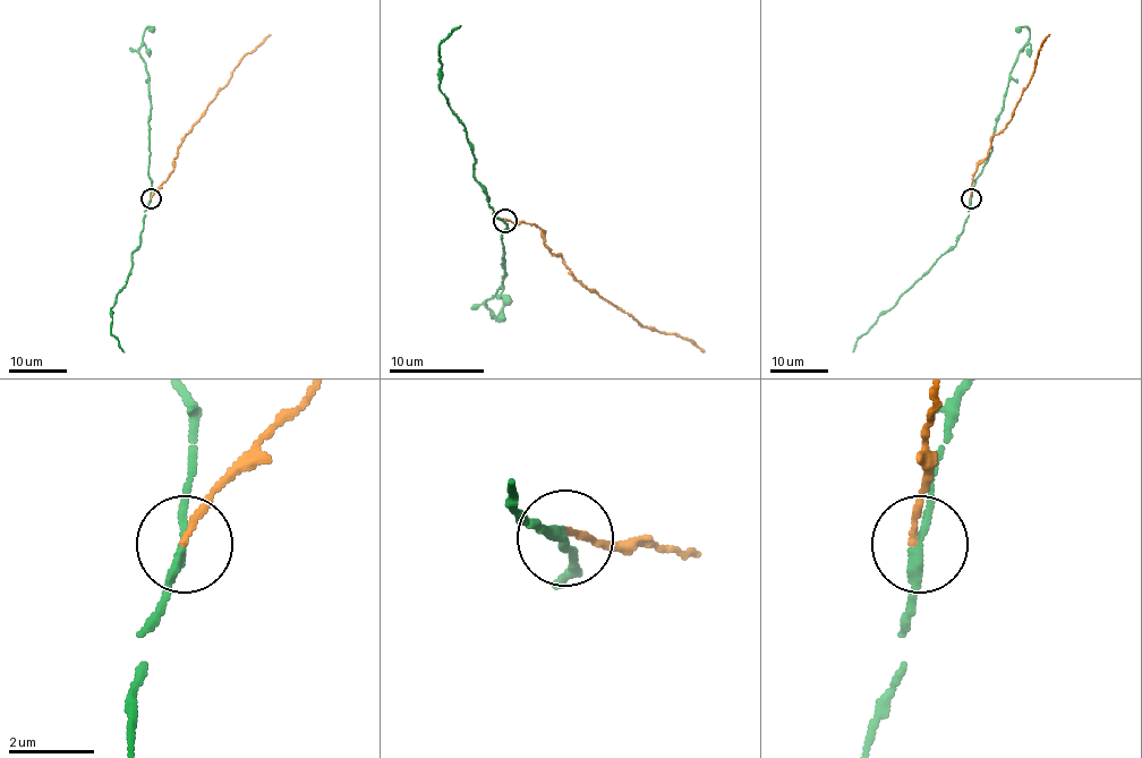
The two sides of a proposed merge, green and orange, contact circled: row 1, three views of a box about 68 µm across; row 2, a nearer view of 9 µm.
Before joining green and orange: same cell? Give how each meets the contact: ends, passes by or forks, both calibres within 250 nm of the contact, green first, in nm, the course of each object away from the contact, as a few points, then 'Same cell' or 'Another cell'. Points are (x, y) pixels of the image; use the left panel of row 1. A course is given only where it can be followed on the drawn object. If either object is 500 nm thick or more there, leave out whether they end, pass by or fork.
At the ring green passes by. At the ring orange ends. Thickness 190 nm (green) against 140 nm. Course of green: (150, 198), (139, 243), (131, 255), (131, 273), (111, 307), (111, 333), (124, 352). Course of orange: (150, 198), (173, 170), (177, 148), (207, 103), (228, 82), (233, 69), (271, 34). Another cell

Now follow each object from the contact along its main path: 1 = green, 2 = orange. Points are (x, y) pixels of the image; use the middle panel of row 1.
1: (504, 221), (495, 216), (474, 173), (474, 145), (440, 91), (440, 43), (461, 26)
2: (504, 219), (535, 224), (550, 250), (560, 255), (586, 288), (642, 326), (679, 333), (705, 352)

